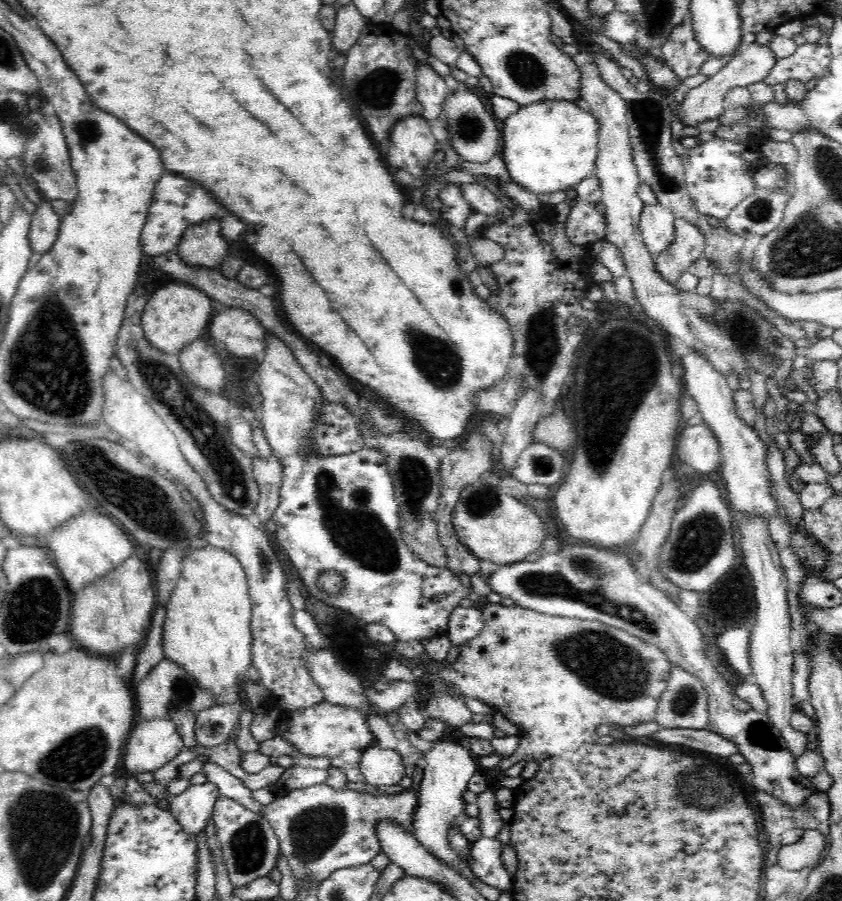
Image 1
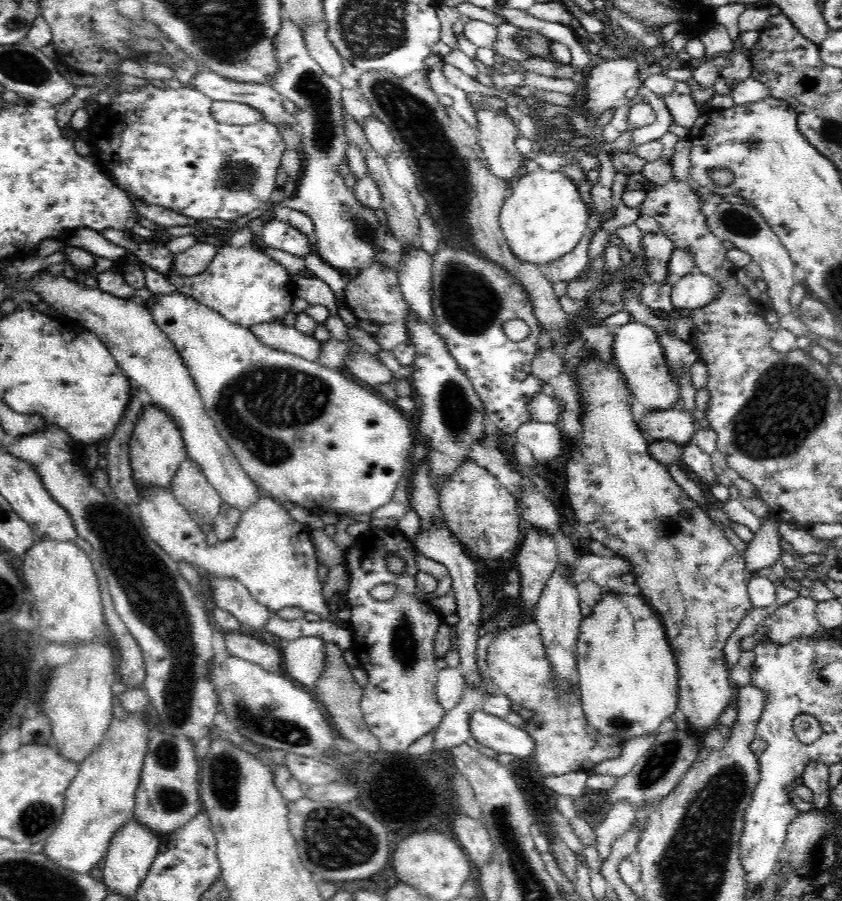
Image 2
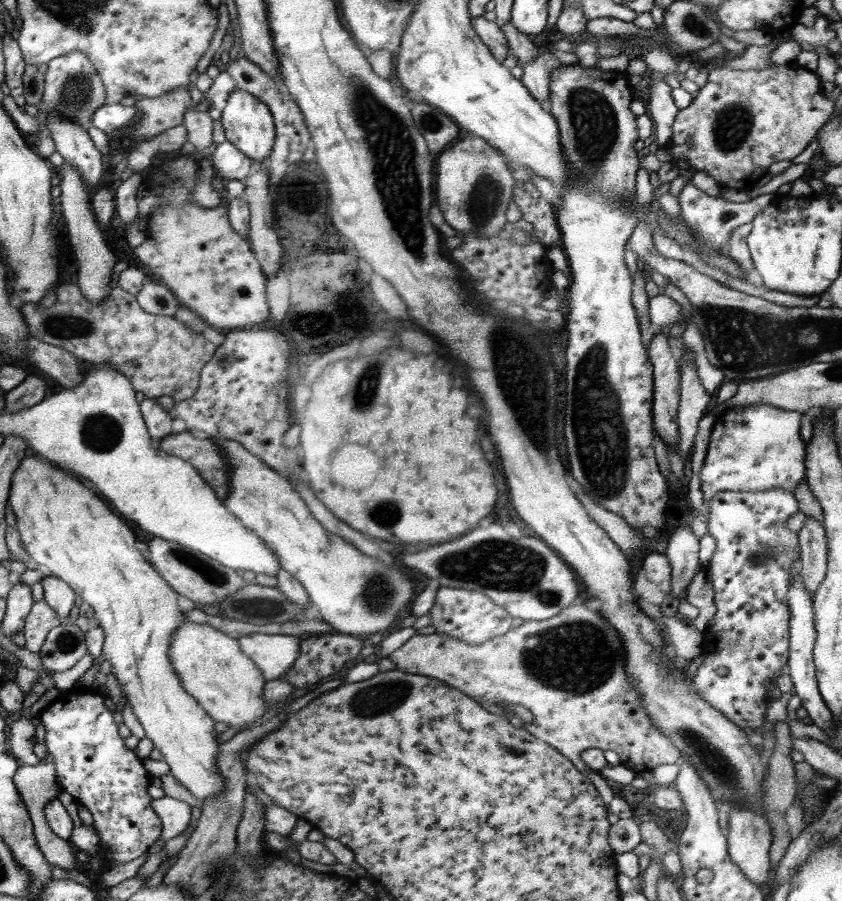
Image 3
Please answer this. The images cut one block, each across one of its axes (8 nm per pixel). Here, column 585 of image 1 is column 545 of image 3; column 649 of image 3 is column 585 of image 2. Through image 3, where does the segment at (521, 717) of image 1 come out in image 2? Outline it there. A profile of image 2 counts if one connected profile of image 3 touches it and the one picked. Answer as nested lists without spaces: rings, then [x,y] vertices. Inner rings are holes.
[[[534,620],[514,624],[498,634],[487,648],[486,662],[488,672],[494,684],[497,684],[499,692],[503,692],[512,703],[518,703],[526,710],[531,710],[533,716],[527,719],[525,729],[534,739],[535,749],[532,754],[539,764],[543,774],[559,775],[574,771],[587,771],[592,766],[600,764],[602,760],[618,758],[622,752],[624,741],[616,741],[616,738],[603,735],[600,731],[592,729],[592,725],[586,719],[586,713],[582,708],[580,687],[575,679],[569,686],[567,695],[560,695],[557,702],[556,686],[553,678],[552,665],[546,658],[540,627]]]

